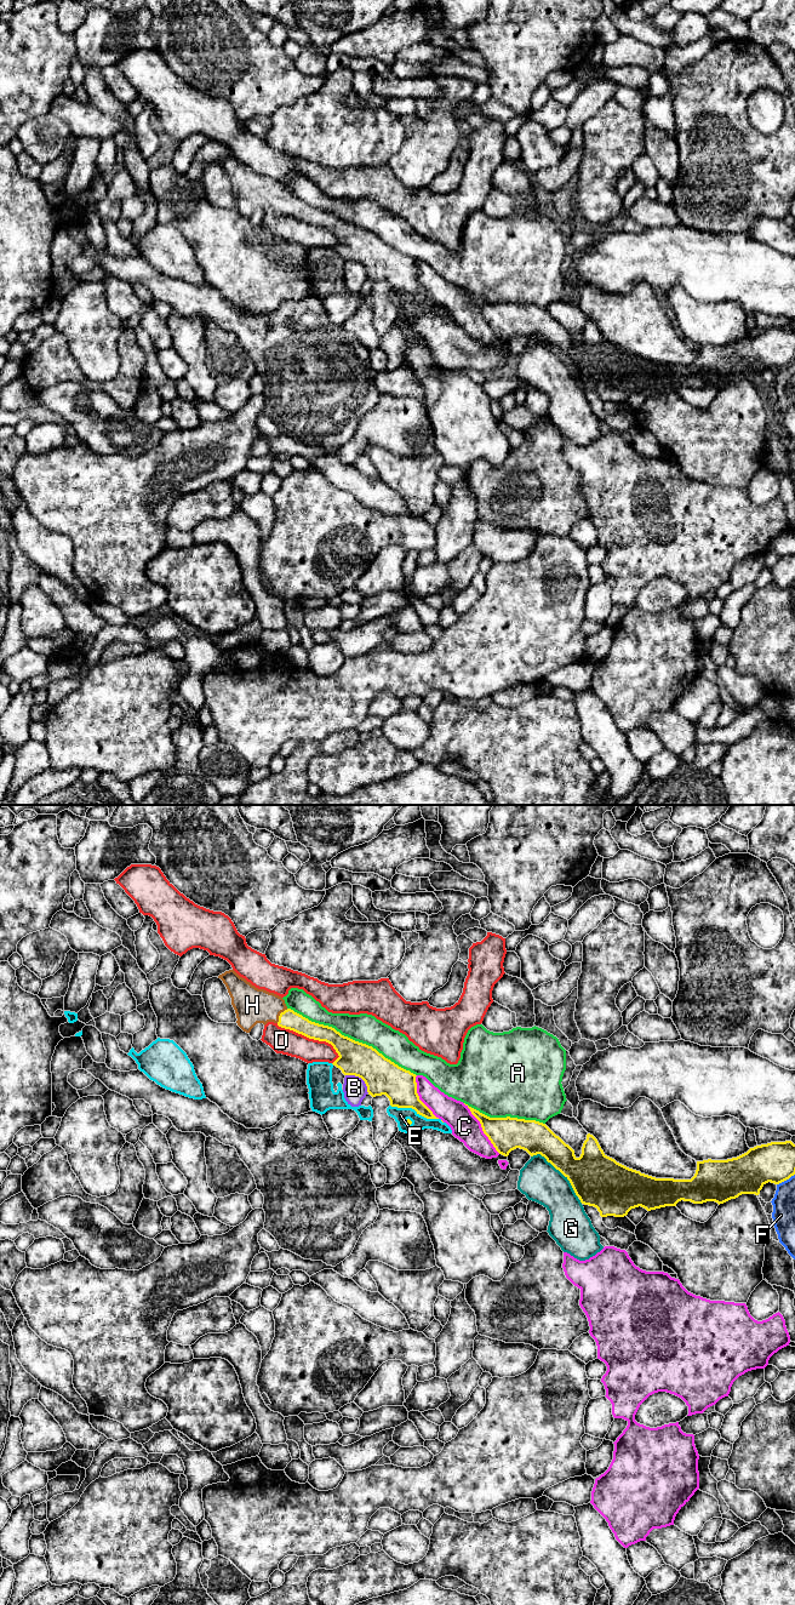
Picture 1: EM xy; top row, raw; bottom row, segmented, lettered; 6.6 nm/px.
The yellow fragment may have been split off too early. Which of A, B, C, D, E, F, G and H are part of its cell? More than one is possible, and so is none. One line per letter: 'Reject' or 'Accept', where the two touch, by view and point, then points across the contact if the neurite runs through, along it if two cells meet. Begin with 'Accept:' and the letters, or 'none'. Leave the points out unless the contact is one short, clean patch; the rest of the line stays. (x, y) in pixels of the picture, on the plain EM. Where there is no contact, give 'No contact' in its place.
Accept: H
A: Reject. Touches yellow at xy (352, 224)
B: Reject. Touches yellow at xy (360, 262)
C: Reject. Touches yellow at xy (482, 314)
D: Reject. Touches yellow at xy (309, 223)
E: Reject. Touches yellow at xy (415, 295)
F: Reject. Touches yellow at xy (785, 365)
G: Reject. Touches yellow at xy (558, 354)
H: Accept. Touches yellow at xy (280, 200). Path across: xy (290, 205), (280, 200), (272, 193), (252, 190)

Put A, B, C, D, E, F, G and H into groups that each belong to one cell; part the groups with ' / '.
A / B / C / D / E / F / G / H

